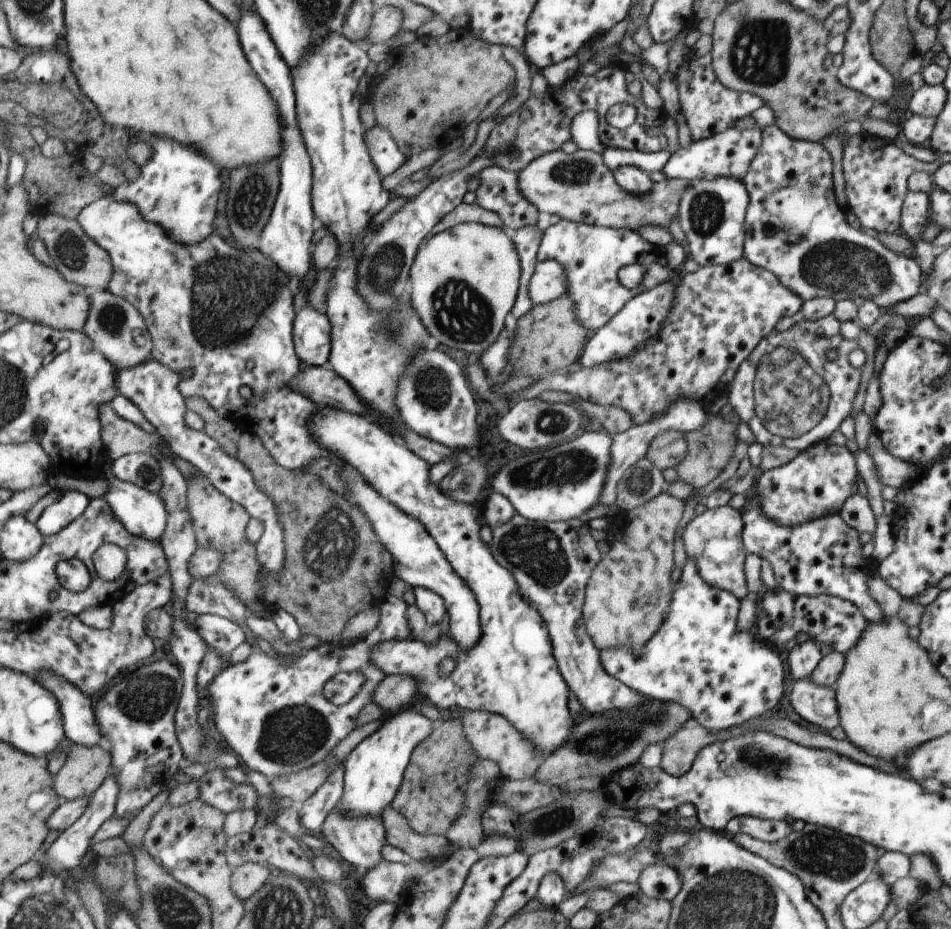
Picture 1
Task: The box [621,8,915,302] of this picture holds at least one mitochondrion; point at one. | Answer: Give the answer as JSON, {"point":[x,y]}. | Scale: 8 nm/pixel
{"point":[760,55]}

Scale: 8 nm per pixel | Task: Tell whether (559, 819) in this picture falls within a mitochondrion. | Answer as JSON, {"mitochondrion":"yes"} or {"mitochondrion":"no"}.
{"mitochondrion":"yes"}

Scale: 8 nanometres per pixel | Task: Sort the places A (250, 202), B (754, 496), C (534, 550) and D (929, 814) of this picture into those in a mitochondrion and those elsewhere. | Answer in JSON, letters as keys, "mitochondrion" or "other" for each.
{"A":"mitochondrion","B":"other","C":"mitochondrion","D":"other"}

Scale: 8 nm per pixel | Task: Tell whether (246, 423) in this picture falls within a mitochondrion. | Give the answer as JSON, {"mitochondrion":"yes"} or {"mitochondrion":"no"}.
{"mitochondrion":"no"}

